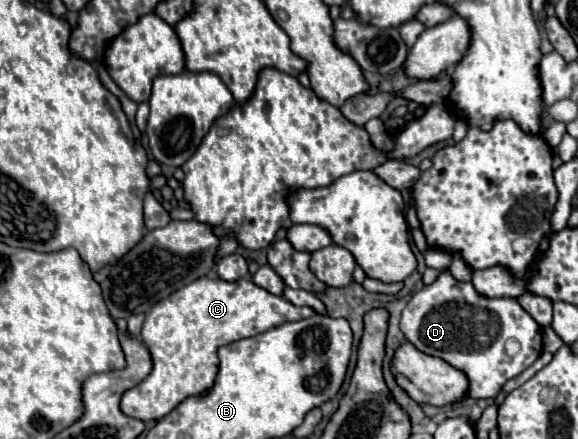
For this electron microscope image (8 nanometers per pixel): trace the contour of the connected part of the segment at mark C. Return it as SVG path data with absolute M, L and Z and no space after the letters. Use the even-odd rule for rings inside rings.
M198 278L198 282L190 282L190 286L176 290L174 294L170 294L170 298L164 298L162 302L158 302L158 306L154 306L154 310L148 312L140 336L152 354L154 368L146 380L142 380L138 386L134 386L122 396L122 404L120 404L122 412L130 418L138 418L144 422L164 418L186 398L206 394L212 388L214 378L218 374L218 348L220 346L262 334L284 322L310 318L312 314L314 310L310 310L310 306L298 308L286 302L282 296L274 296L268 290L262 290L252 280L224 282L224 280L212 280L212 278Z

